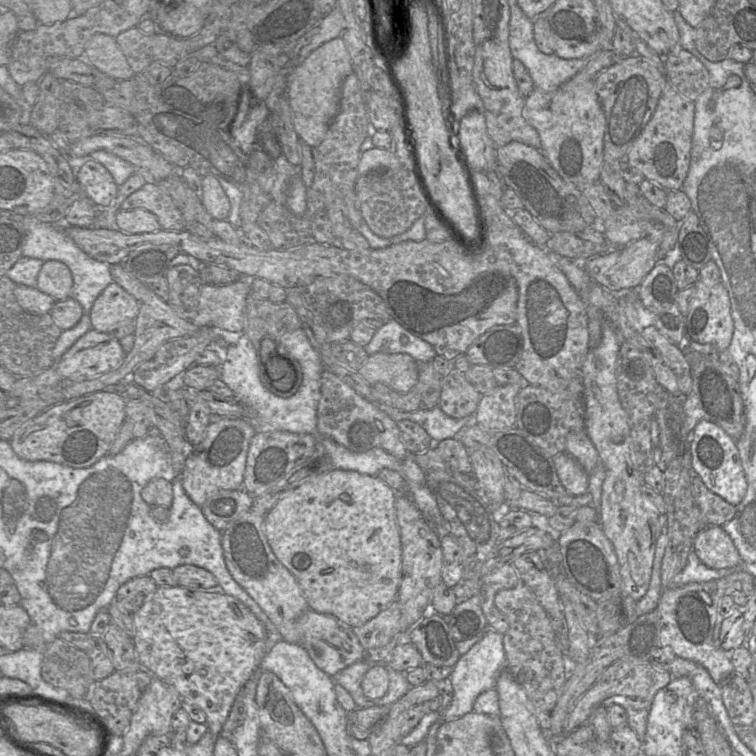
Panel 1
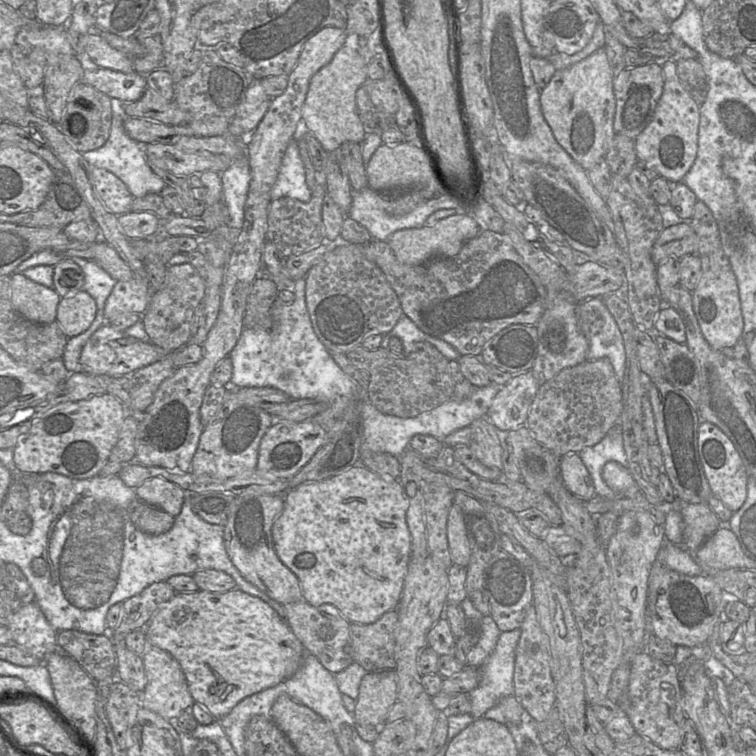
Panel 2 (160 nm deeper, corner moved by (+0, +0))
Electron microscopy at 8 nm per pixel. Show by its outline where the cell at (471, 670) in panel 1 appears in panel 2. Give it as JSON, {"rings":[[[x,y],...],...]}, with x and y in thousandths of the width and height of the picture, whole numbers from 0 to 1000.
{"rings":[[[688,832],[664,836],[652,862],[634,884],[635,902],[620,915],[622,946],[627,951],[639,948],[664,923],[679,919],[681,858],[687,843]]]}

